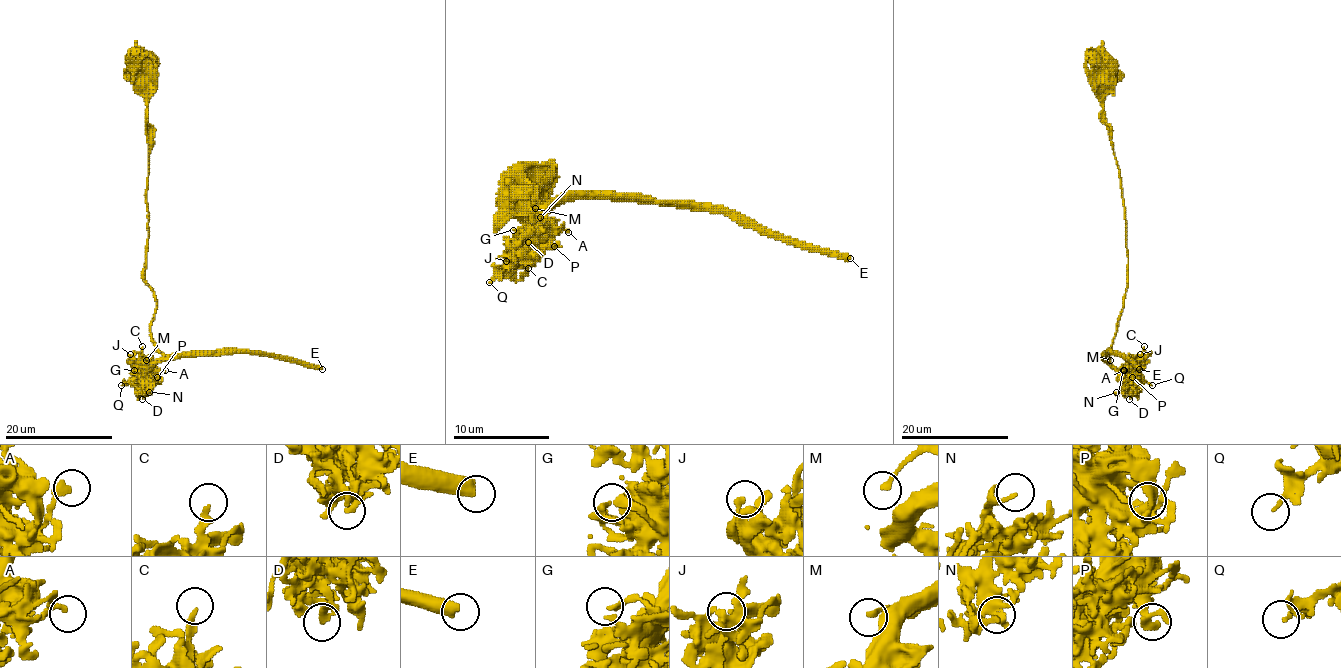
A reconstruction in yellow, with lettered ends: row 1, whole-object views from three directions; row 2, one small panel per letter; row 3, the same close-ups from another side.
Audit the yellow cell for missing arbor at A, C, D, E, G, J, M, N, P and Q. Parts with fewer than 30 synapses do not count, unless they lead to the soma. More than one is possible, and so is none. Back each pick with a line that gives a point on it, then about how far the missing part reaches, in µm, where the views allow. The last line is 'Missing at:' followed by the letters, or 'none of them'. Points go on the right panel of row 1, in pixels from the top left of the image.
E: place (1139, 369); missing 130 µm
Missing at: E

